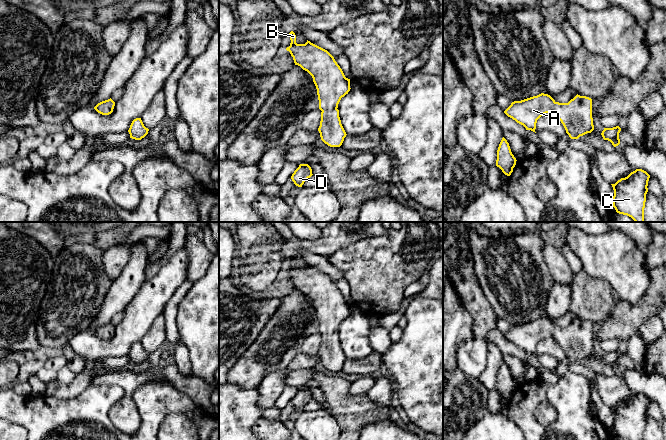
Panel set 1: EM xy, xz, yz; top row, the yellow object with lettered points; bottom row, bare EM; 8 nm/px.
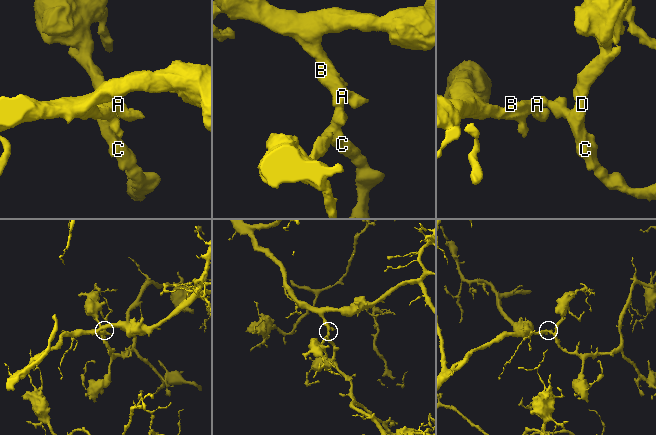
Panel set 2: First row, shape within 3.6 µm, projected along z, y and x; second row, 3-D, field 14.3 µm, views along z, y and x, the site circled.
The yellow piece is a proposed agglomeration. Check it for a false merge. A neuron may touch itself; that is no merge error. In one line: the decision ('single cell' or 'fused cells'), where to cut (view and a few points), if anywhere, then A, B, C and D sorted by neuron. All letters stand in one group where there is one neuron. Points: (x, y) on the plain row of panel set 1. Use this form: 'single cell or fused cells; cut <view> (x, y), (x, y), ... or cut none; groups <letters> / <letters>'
single cell; cut none; groups A B C D

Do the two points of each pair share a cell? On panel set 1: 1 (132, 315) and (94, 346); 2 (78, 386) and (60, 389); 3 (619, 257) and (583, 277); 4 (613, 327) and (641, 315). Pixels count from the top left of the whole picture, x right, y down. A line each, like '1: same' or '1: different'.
1: same
2: same
3: different
4: same

